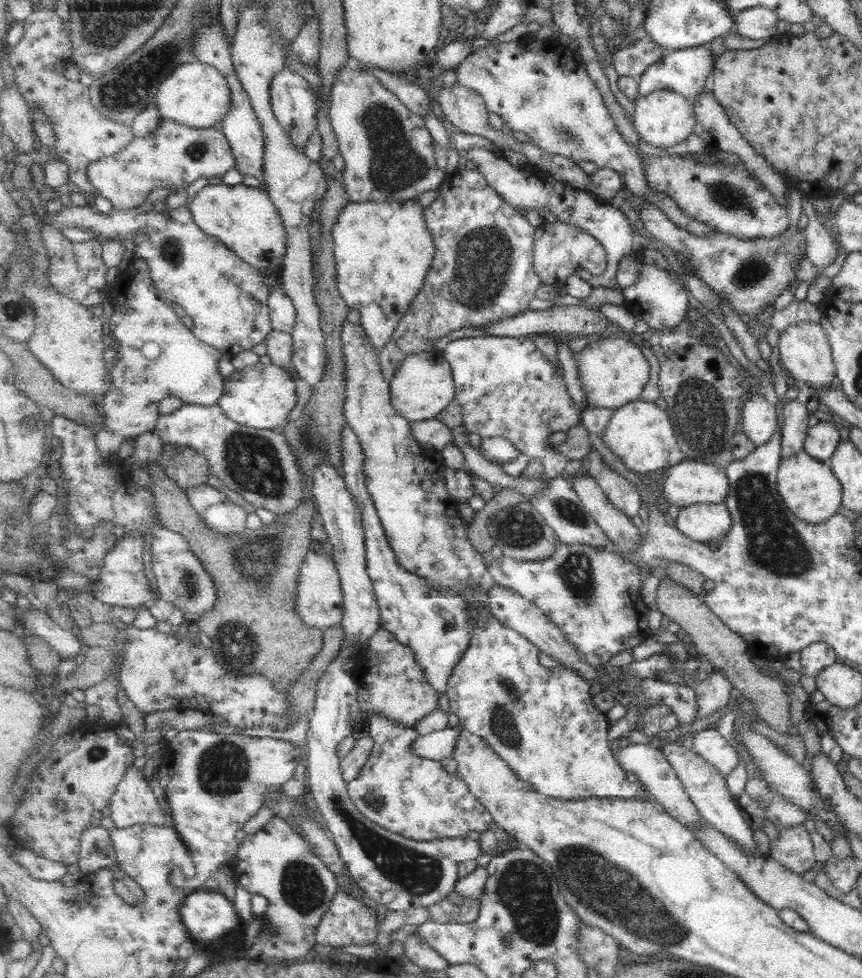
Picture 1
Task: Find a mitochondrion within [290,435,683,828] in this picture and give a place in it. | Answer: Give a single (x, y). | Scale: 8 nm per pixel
(504, 720)

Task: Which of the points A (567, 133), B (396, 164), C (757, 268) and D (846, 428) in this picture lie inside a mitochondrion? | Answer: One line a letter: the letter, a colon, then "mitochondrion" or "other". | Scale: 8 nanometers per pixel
A: mitochondrion
B: mitochondrion
C: mitochondrion
D: other

